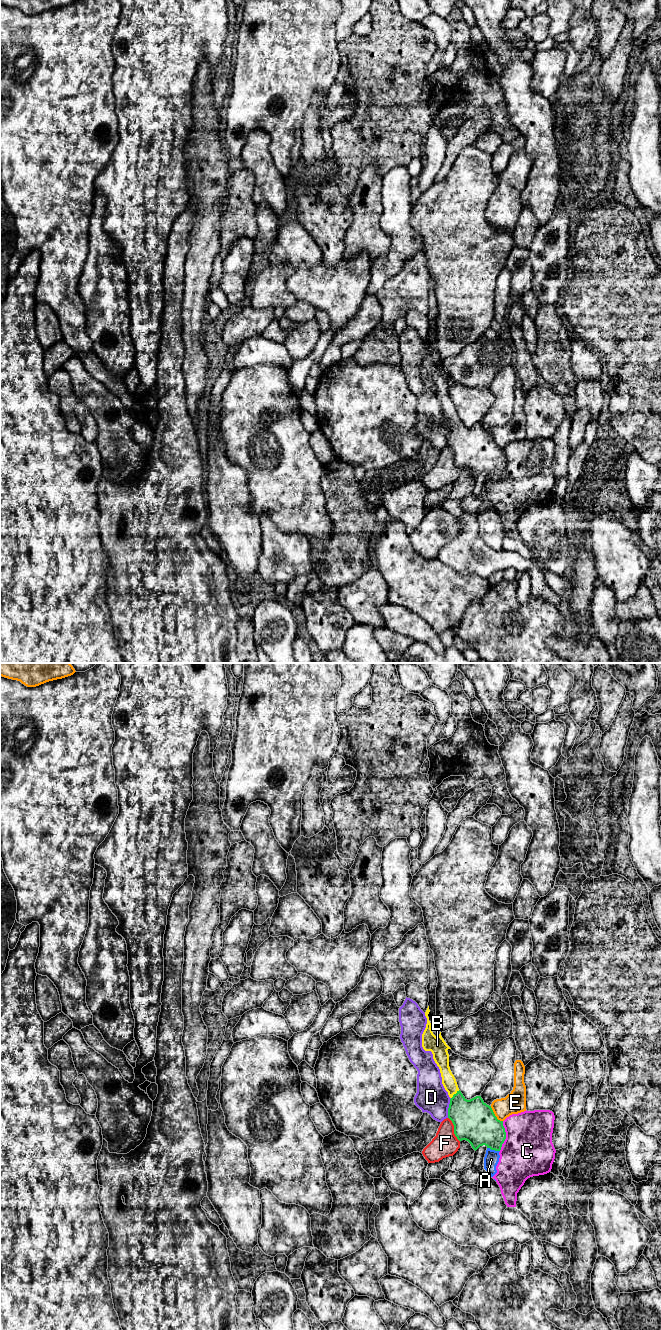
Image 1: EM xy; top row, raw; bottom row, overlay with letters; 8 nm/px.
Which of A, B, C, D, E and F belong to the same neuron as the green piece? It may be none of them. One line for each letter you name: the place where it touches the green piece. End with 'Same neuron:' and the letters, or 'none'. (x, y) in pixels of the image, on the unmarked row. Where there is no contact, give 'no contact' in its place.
B: xy (454, 422)
Same neuron: B

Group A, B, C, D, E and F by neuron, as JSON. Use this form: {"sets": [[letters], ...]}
{"sets": [["A", "C"], ["B"], ["D"], ["E"], ["F"]]}

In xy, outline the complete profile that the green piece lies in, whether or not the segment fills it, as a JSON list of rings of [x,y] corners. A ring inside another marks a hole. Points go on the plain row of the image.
[[[429,334],[425,340],[426,356],[422,362],[422,375],[431,379],[433,387],[440,397],[442,412],[448,420],[450,432],[448,446],[454,453],[454,462],[459,469],[468,469],[476,479],[485,473],[491,478],[500,479],[506,467],[503,449],[495,444],[491,434],[481,424],[467,428],[458,416],[456,407],[449,395],[448,377],[451,377],[441,364],[436,365],[429,349]]]

